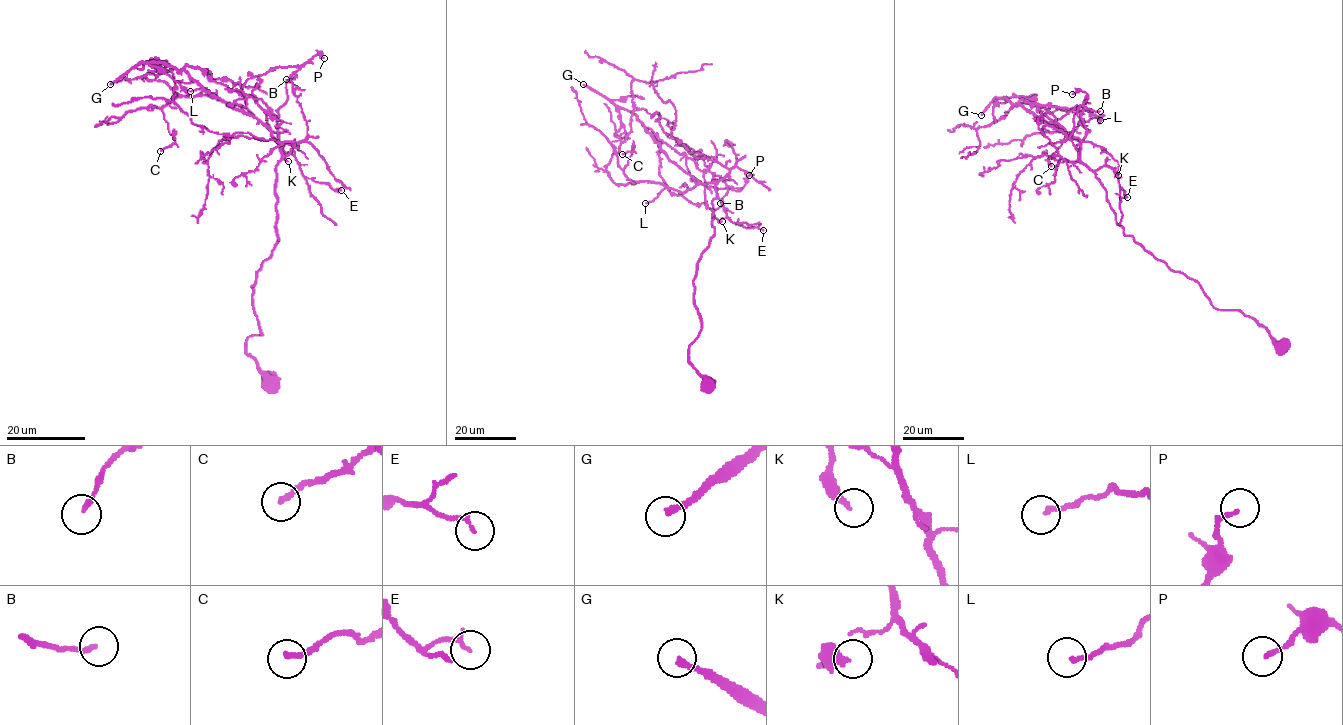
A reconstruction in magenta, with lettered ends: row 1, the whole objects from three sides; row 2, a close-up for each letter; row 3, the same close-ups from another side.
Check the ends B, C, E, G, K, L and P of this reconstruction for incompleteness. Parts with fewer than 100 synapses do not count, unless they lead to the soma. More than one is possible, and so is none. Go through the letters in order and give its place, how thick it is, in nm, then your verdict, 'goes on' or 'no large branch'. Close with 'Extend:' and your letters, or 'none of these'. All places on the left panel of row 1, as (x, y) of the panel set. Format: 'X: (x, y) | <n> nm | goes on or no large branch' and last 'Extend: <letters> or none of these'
B: (286, 79) | 170 nm | no large branch
C: (160, 151) | 200 nm | no large branch
E: (341, 190) | 180 nm | no large branch
G: (110, 84) | 240 nm | goes on
K: (288, 161) | 320 nm | no large branch
L: (190, 91) | 160 nm | no large branch
P: (324, 58) | 160 nm | no large branch
Extend: G

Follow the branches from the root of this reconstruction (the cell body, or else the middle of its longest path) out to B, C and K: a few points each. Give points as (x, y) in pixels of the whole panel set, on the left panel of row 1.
B: (271, 382), (247, 354), (245, 340), (261, 334), (251, 286), (278, 240), (276, 124), (295, 73), (286, 79)
C: (271, 382), (245, 340), (261, 334), (251, 286), (278, 240), (280, 144), (244, 107), (175, 96), (160, 151)
K: (271, 382), (245, 346), (261, 334), (251, 286), (278, 240), (281, 151), (277, 117), (265, 112), (288, 161)

